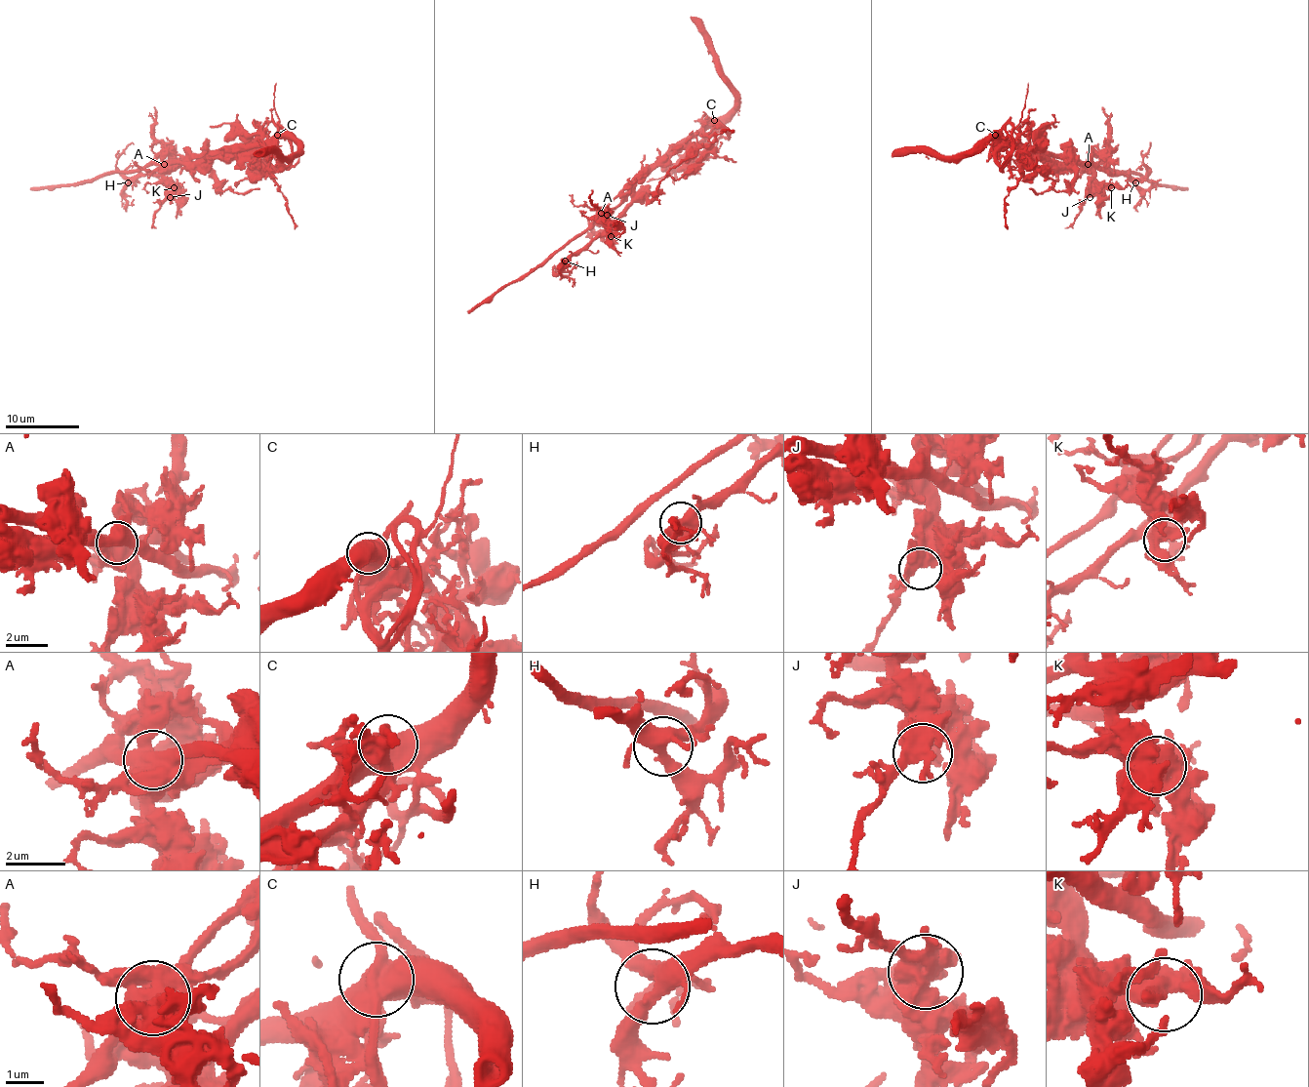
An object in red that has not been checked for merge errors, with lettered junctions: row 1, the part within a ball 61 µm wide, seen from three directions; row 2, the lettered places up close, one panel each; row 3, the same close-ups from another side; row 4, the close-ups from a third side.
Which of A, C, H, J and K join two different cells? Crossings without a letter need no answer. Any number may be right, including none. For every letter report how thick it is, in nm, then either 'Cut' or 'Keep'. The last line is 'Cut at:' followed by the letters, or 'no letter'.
A: Thickness 600 nm. Cut
C: Thickness 650 nm. Cut
H: Thickness 400 nm. Keep
J: Thickness 480 nm. Keep
K: Thickness 400 nm. Keep
Cut at: A, C

